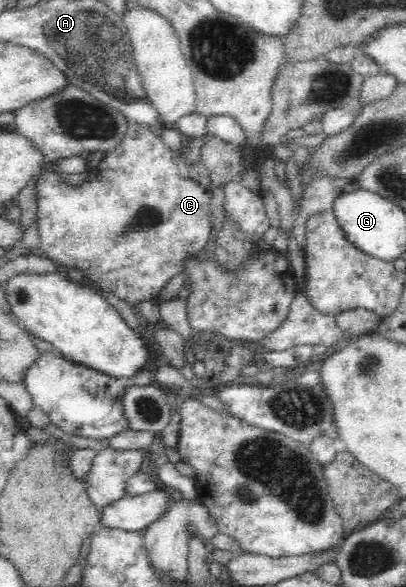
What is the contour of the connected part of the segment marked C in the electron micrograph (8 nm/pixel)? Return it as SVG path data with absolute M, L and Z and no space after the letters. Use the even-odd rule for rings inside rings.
M133 122L128 123L128 134L124 139L124 142L114 151L104 155L102 161L98 163L96 167L92 167L90 172L87 172L88 177L84 177L84 181L80 181L80 185L69 185L60 180L60 176L57 175L57 171L51 168L49 171L45 171L38 176L38 233L39 233L39 245L38 252L42 256L53 259L58 265L66 265L66 267L74 267L78 271L82 271L85 277L92 280L99 287L102 287L107 292L113 293L116 297L120 297L128 303L133 309L138 319L140 320L140 328L148 329L150 323L140 314L140 305L144 301L156 301L158 300L158 293L168 285L168 281L172 277L176 277L179 273L183 273L186 269L186 263L190 257L194 257L199 252L204 250L204 247L208 245L208 239L210 235L214 234L213 225L211 223L210 212L210 198L212 197L212 191L206 187L201 186L194 179L190 178L188 174L189 167L184 163L183 158L174 156L172 152L168 152L168 148L162 144L160 140L160 133L155 134L148 127L141 127Z

